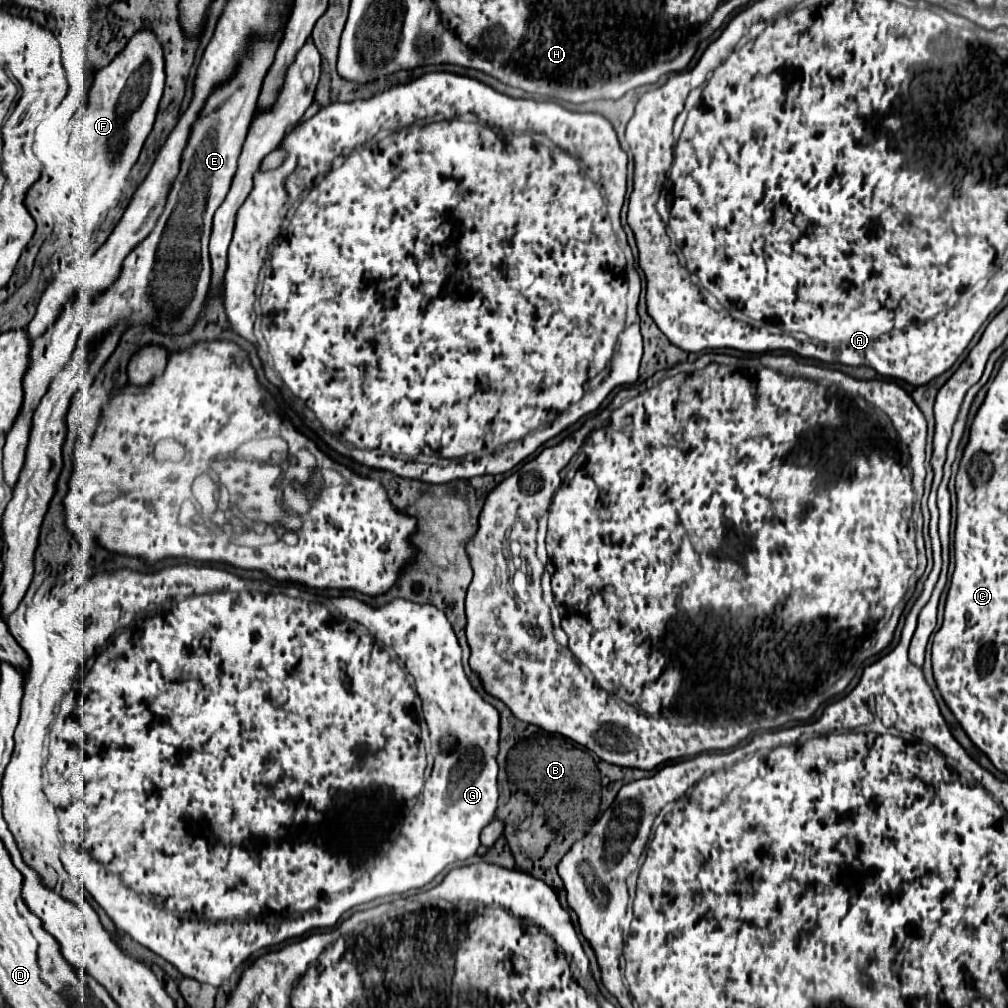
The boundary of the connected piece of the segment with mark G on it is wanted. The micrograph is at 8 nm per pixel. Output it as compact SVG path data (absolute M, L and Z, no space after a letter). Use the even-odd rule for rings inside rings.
M177 562L164 566L158 573L138 573L130 569L122 569L116 573L100 573L88 581L86 589L78 589L72 597L66 597L56 609L44 609L42 601L44 597L40 593L40 587L32 585L20 607L6 619L6 625L14 635L14 639L30 657L30 673L26 677L24 685L26 693L22 699L24 705L40 705L42 709L60 711L56 715L58 725L50 725L50 743L46 757L46 771L48 771L46 797L52 801L56 809L58 829L64 841L78 849L86 849L92 855L92 859L96 859L106 869L106 873L100 877L102 881L96 883L84 881L86 889L92 893L96 903L108 913L116 929L128 933L134 941L138 941L152 953L172 963L184 977L214 987L222 987L224 983L228 983L236 967L242 966L246 959L249 960L261 949L278 945L290 937L300 937L310 929L334 927L342 917L342 913L346 913L356 905L370 903L370 909L374 909L378 905L402 897L417 895L415 889L428 885L446 865L476 855L476 849L480 847L480 831L494 819L498 801L498 785L496 785L498 711L490 703L486 703L468 683L460 661L462 649L444 611L434 609L432 605L416 605L406 599L394 599L392 603L374 609L354 597L338 597L330 601L330 605L334 607L332 613L322 603L308 603L304 599L288 597L282 591L269 591L272 586L268 581L265 581L267 591L246 591L250 587L250 581L244 581L227 569L209 566L211 565L205 564L205 567L196 567L195 564ZM190 593L204 593L204 595L190 597ZM366 629L370 629L370 633L374 633L374 637L378 637L378 641L382 641L384 647L376 643L376 639ZM386 647L388 647L388 657L396 659L402 667L396 661L390 661L388 657L384 659L382 653ZM416 697L420 697L422 701L424 719L430 731L430 753L434 757L432 773L426 783L424 783L426 749L420 737ZM328 729L334 729L334 737L338 737L338 751L334 751L334 805L332 805L332 791L328 791L326 787L326 761L330 759L330 747L332 747L330 739L332 735ZM418 781L422 781L424 785L422 799L418 803L414 817L406 823L408 803L414 799L414 791L420 791ZM408 789L412 797L402 797L394 793L394 791L404 791L404 795L408 795L406 793ZM396 823L406 823L406 827L392 829Z

